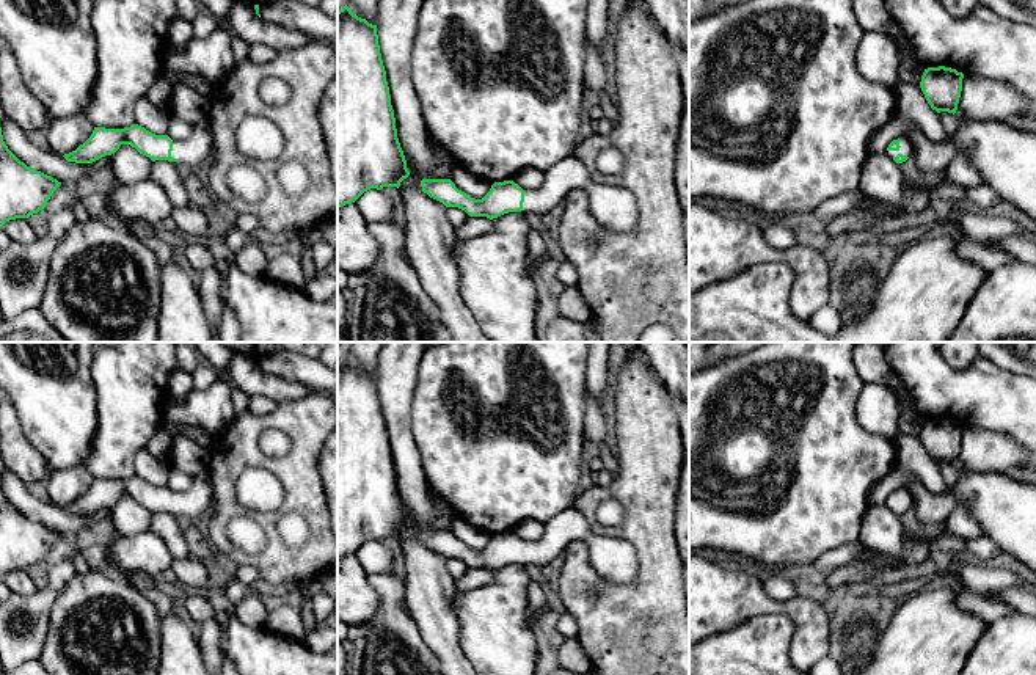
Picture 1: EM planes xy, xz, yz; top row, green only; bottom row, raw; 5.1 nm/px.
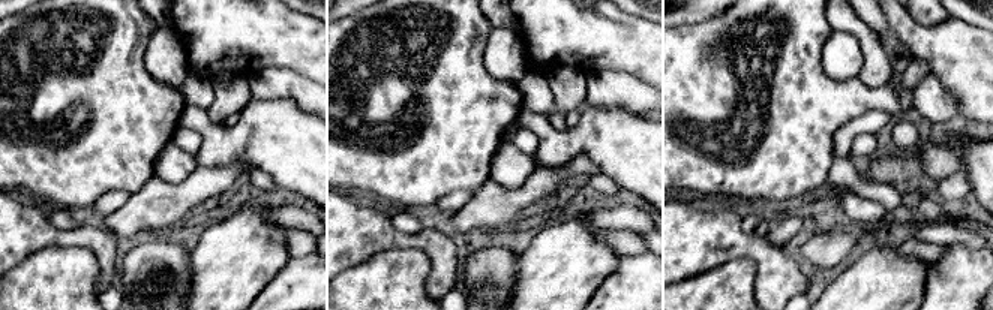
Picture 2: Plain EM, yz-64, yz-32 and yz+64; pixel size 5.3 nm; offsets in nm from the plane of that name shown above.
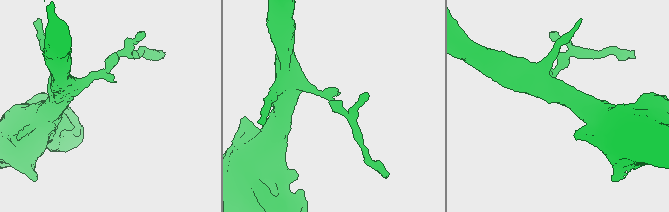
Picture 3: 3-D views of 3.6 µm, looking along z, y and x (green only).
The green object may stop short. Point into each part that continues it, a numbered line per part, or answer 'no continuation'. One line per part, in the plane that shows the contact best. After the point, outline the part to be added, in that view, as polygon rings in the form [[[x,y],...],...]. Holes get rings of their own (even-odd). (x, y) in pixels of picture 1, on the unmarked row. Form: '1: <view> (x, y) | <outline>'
1: yz (906, 501) | [[[906,488],[899,490],[899,501],[898,502],[887,502],[887,505],[893,510],[896,509],[898,505],[903,505],[906,509],[910,509],[912,507],[912,498],[909,494],[909,491]]]

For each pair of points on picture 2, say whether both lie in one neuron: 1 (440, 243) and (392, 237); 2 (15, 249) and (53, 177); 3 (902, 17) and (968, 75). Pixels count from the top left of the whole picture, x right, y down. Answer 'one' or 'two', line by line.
1: one
2: two
3: one

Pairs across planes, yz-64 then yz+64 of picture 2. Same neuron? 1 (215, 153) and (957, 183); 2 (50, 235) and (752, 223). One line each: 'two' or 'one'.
1: two
2: two

